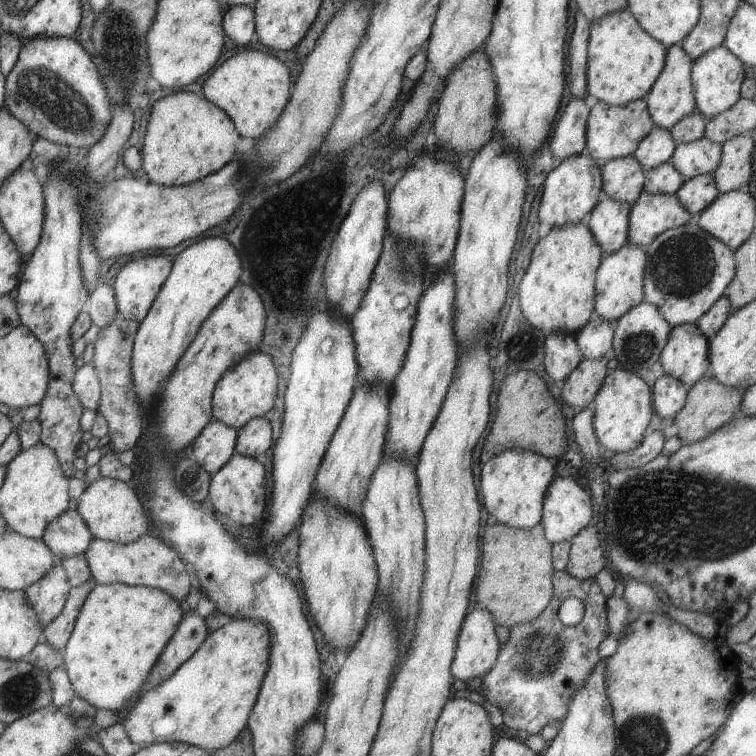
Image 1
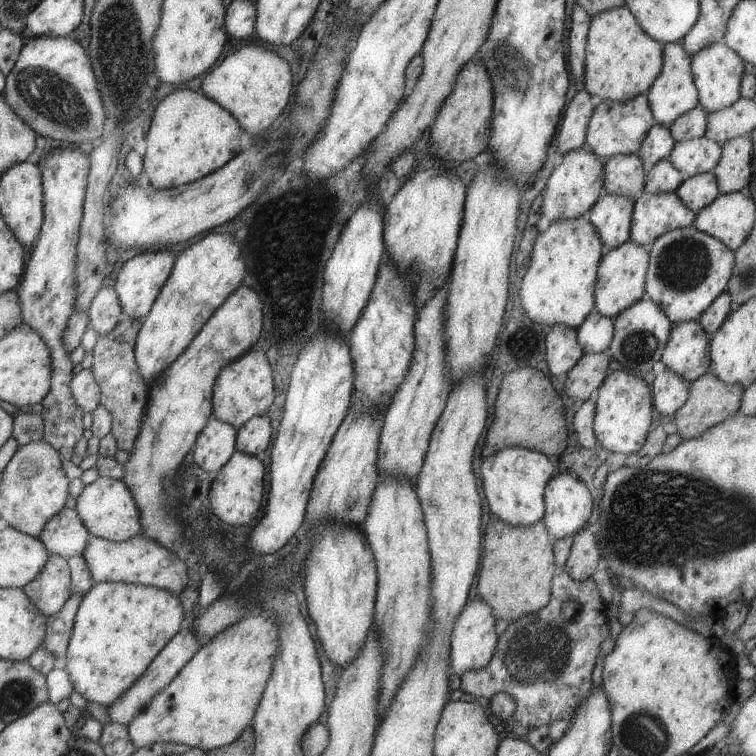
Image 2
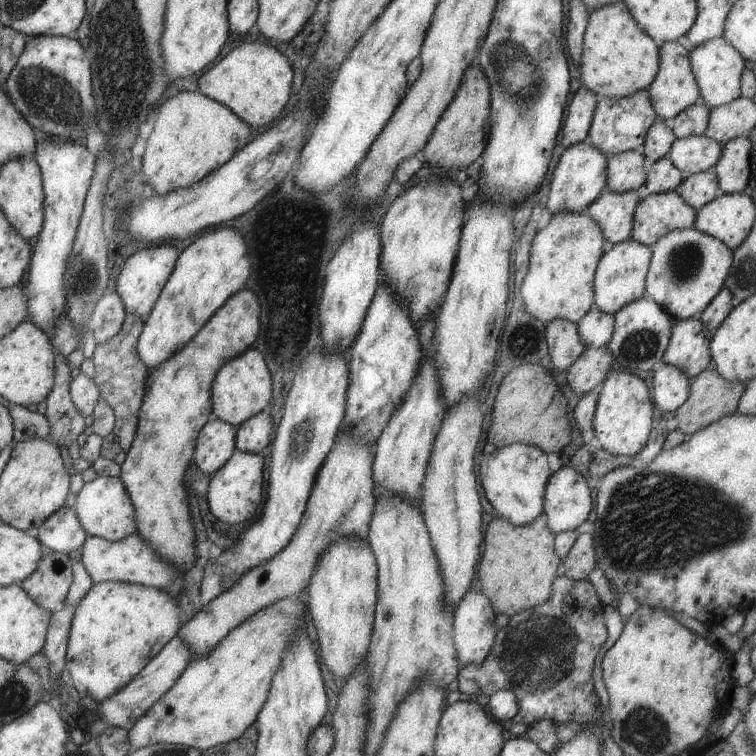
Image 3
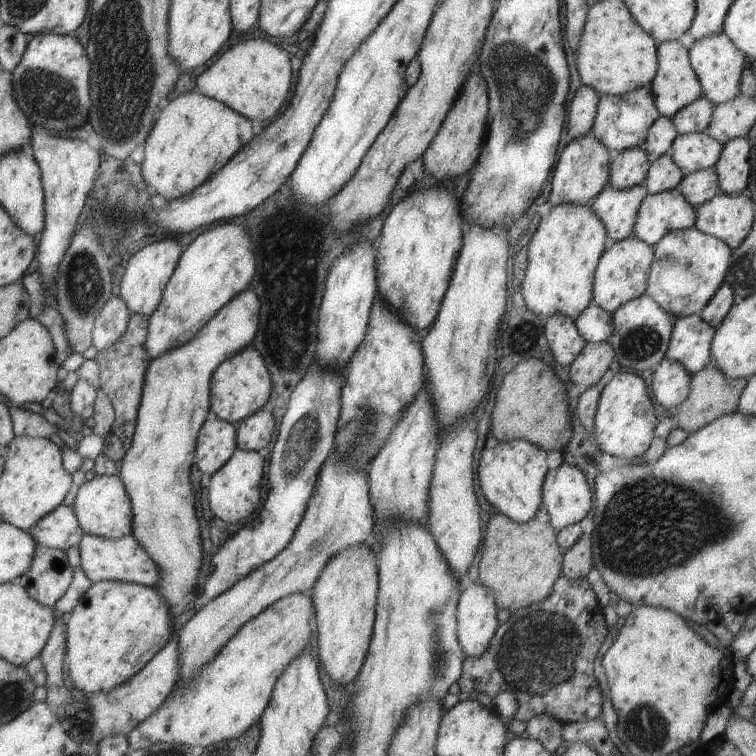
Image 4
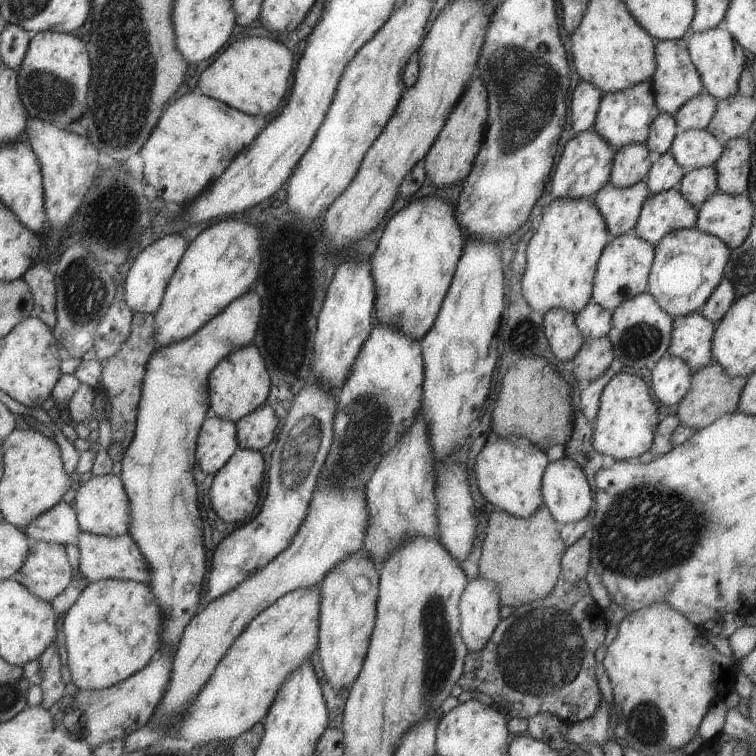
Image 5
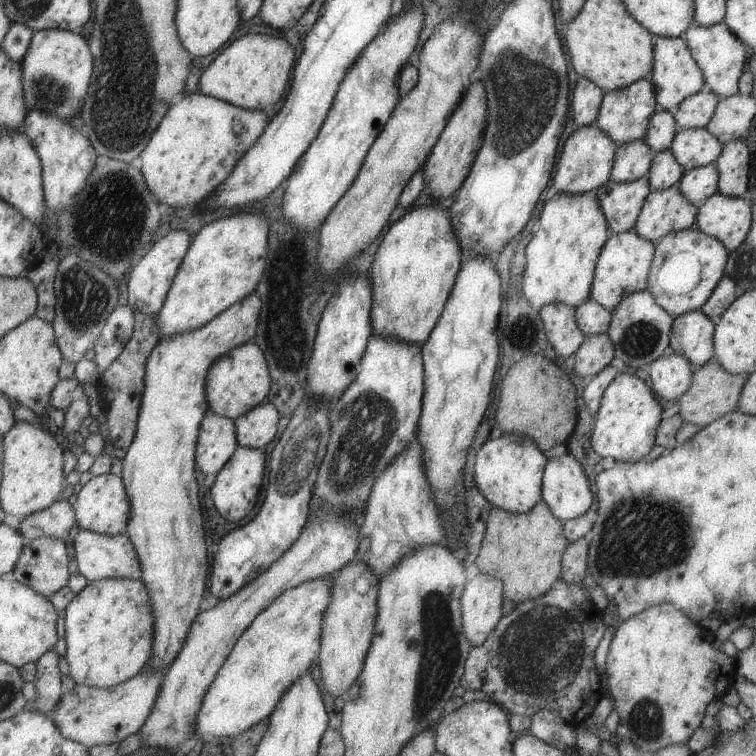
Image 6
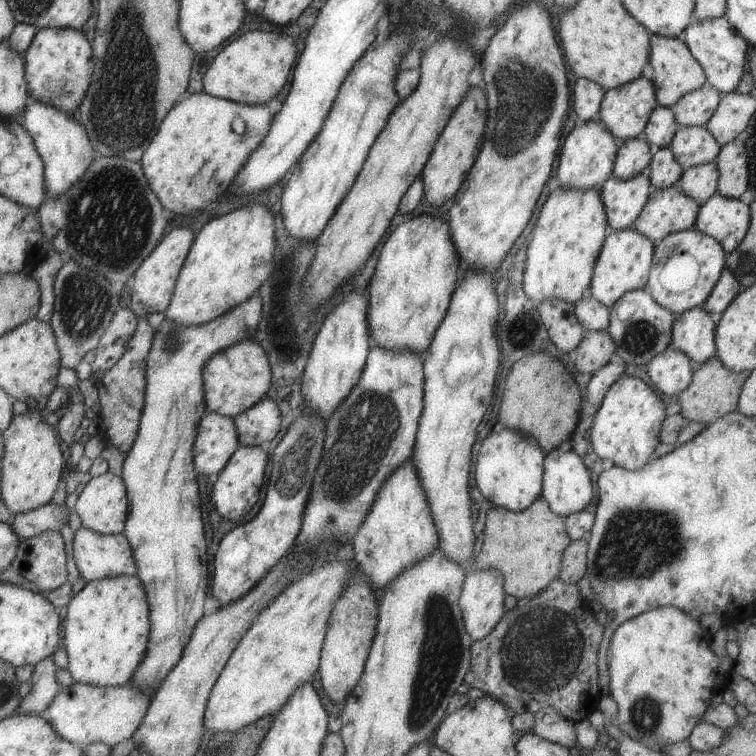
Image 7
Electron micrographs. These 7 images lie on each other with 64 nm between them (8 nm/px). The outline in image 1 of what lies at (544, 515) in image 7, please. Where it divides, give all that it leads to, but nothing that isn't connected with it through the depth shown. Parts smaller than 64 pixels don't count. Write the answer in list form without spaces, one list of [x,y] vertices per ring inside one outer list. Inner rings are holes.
[[[489,522],[480,537],[479,572],[477,572],[477,588],[475,588],[476,602],[486,608],[491,614],[495,624],[507,628],[513,625],[527,624],[534,619],[550,602],[552,595],[552,544],[544,537],[543,525],[539,522],[528,529],[516,529],[509,525]]]

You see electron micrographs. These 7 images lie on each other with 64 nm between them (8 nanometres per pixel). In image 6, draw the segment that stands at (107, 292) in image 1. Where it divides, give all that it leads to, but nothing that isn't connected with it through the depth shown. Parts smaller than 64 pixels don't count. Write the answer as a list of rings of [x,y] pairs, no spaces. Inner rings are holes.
[[[116,305],[113,312],[107,316],[101,334],[97,336],[93,351],[97,374],[102,375],[103,370],[119,356],[123,346],[129,341],[133,333],[135,312],[126,306]]]

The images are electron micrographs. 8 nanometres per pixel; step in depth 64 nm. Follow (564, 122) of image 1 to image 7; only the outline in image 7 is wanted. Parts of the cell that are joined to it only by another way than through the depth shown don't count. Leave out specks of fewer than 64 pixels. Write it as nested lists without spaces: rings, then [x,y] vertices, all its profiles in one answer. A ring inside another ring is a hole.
[[[577,77],[573,84],[573,112],[577,116],[577,123],[596,120],[604,91],[591,80]]]

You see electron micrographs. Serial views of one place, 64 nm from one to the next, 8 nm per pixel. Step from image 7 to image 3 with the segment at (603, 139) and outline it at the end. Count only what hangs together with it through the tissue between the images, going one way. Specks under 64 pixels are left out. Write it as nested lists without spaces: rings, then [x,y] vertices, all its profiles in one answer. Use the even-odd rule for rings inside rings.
[[[589,140],[567,147],[558,159],[547,194],[546,208],[551,214],[559,211],[583,212],[606,189],[606,156]]]

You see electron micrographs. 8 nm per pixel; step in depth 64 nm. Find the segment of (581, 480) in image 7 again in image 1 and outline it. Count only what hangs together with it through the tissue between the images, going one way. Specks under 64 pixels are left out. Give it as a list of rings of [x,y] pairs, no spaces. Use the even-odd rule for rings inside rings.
[[[553,477],[543,495],[540,520],[549,543],[569,541],[587,526],[591,514],[591,498],[574,478]]]

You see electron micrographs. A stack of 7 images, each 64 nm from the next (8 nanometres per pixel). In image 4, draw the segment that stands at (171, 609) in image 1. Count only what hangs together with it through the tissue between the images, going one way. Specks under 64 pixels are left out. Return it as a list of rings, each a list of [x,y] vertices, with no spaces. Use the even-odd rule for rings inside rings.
[[[97,581],[85,590],[64,623],[67,672],[74,688],[85,695],[109,691],[131,678],[173,636],[173,620],[165,601],[155,587],[119,581]]]

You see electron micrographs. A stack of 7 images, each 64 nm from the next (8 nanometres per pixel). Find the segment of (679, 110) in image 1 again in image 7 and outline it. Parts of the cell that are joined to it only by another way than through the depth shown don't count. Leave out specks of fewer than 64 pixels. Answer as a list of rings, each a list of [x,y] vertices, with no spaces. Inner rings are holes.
[[[651,33],[649,64],[653,69],[653,76],[650,80],[655,88],[655,99],[659,106],[670,108],[681,96],[685,96],[706,84],[703,70],[695,61],[695,58],[691,56],[681,37],[663,37]]]

